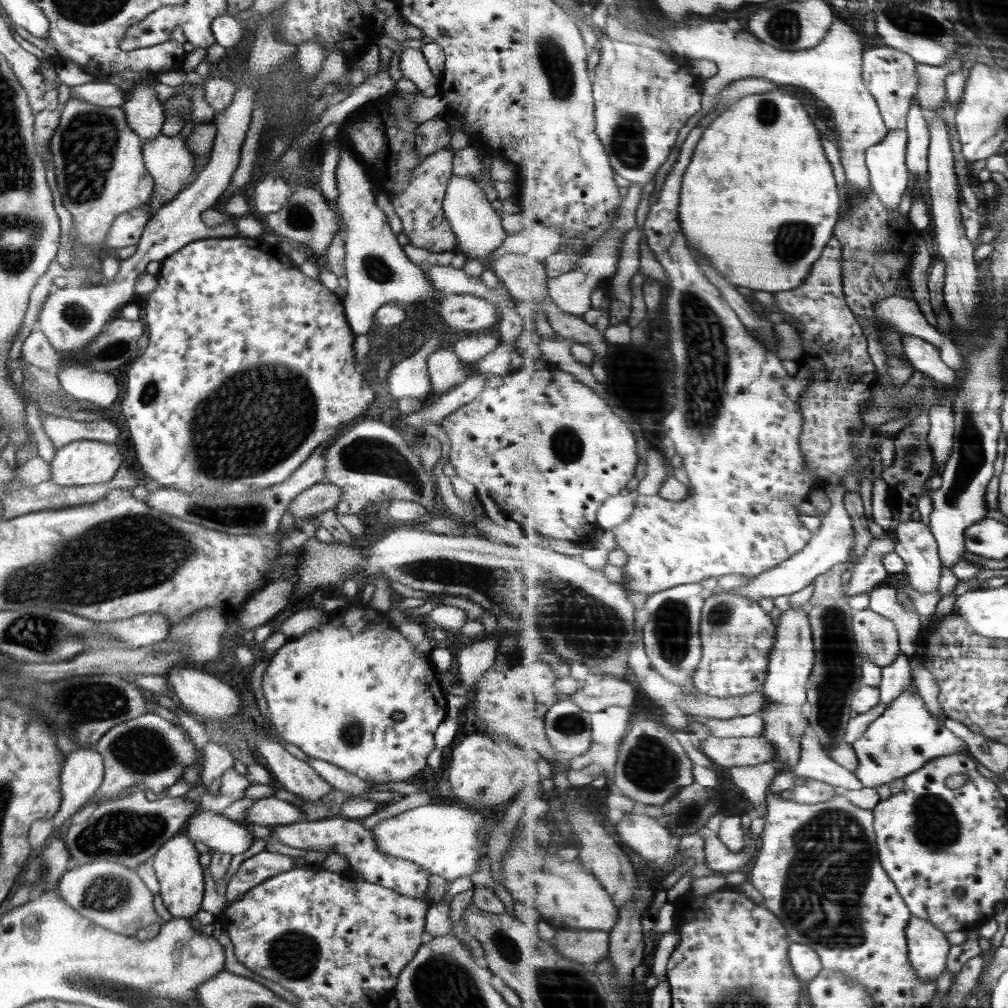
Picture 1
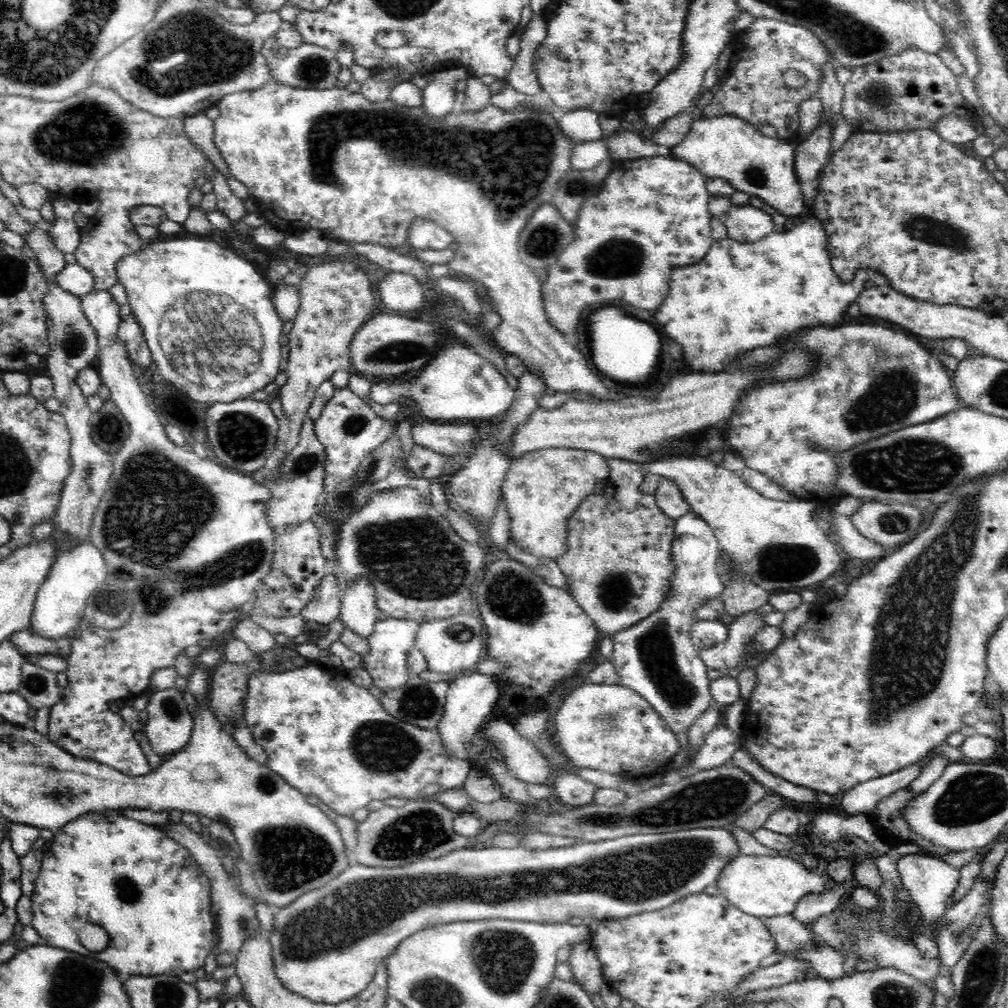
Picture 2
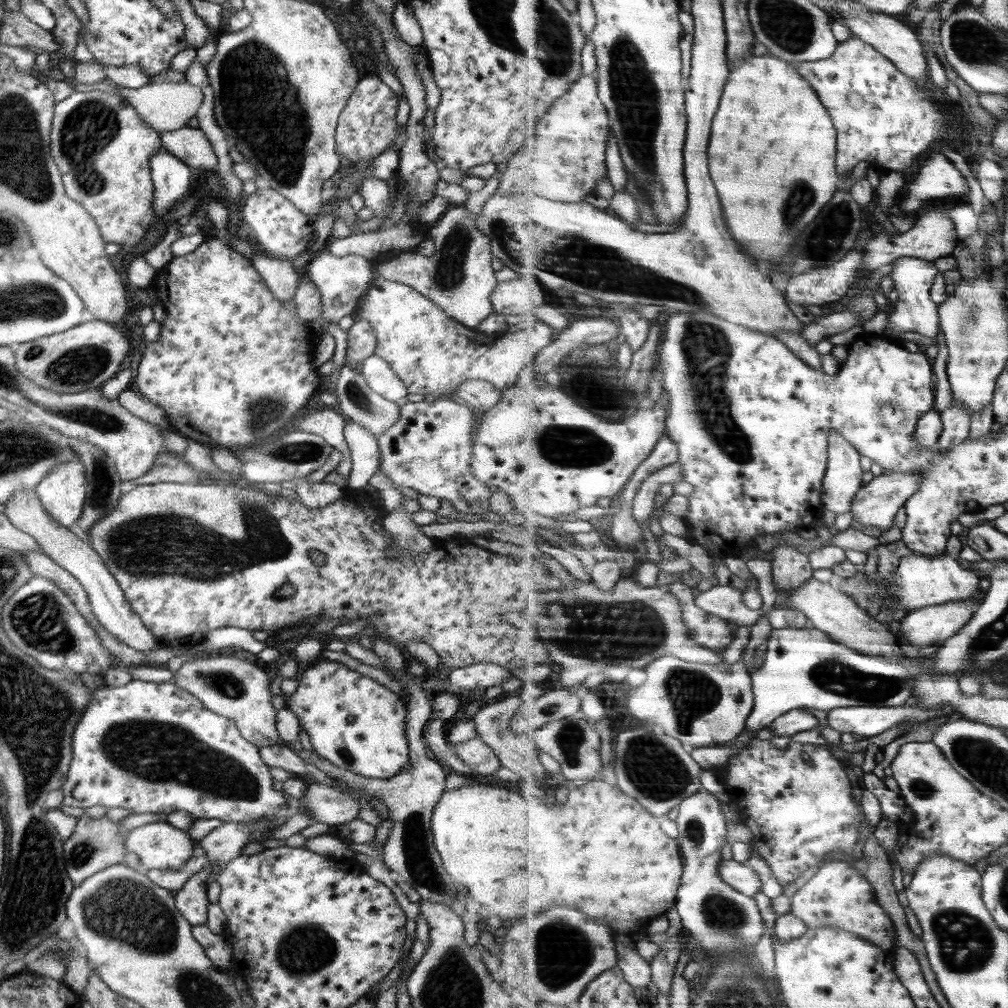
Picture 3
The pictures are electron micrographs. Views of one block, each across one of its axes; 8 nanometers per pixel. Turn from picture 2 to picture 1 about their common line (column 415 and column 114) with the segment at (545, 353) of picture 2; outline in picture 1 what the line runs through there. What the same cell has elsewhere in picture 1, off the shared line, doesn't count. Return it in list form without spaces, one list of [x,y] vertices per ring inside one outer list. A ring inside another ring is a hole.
[[[71,95],[66,100],[58,127],[51,139],[49,152],[52,152],[54,159],[57,188],[62,195],[63,206],[70,211],[82,243],[101,246],[117,216],[149,204],[154,193],[154,180],[145,168],[143,144],[129,128],[122,107],[98,106],[76,95]]]

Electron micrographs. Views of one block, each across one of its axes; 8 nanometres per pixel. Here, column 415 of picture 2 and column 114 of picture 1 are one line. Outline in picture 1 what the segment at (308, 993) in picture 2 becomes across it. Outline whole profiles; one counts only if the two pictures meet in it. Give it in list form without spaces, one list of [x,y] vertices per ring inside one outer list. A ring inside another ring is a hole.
[[[98,860],[67,870],[57,884],[57,893],[70,908],[110,932],[133,936],[150,924],[163,924],[154,909],[153,893],[133,869],[114,861]]]

